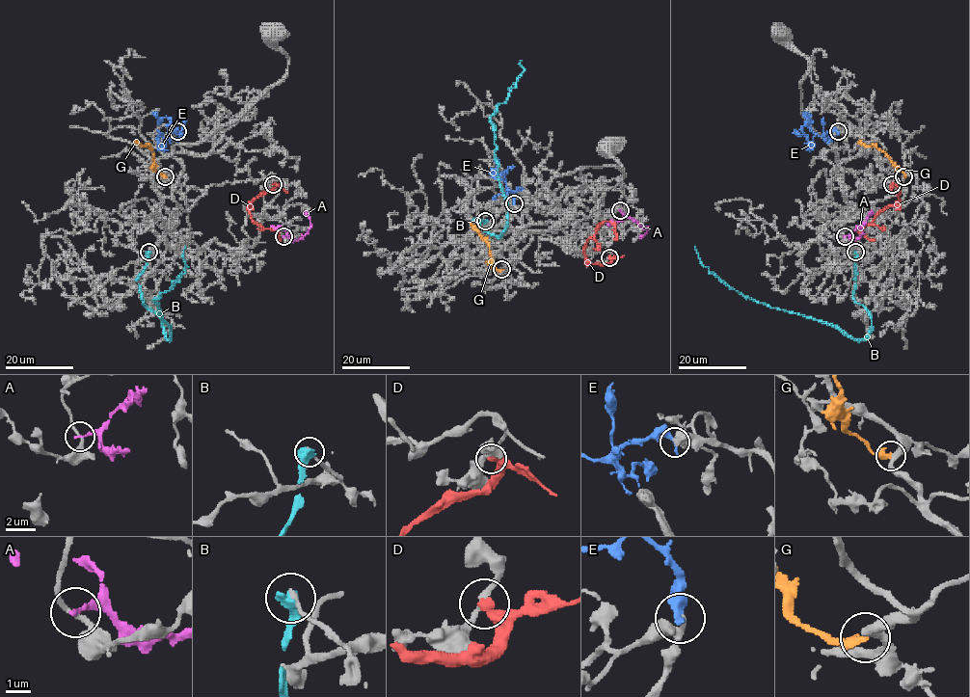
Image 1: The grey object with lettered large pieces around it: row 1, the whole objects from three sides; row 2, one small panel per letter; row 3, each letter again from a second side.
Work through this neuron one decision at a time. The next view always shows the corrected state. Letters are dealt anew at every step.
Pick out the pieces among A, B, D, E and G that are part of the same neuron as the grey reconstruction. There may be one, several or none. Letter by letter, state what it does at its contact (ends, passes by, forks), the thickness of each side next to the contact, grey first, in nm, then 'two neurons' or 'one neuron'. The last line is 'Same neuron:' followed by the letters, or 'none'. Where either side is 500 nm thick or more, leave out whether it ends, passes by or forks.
A: it ends there; 200 nm thick on the grey side, 160 nm on the other; two neurons
B: 200 nm thick on the grey side, 600 nm on the other; two neurons
D: it ends there; 220 nm thick on the grey side, 400 nm on the other; two neurons
E: it ends there; 240 nm thick on the grey side, 400 nm on the other; one neuron
G: it ends there; 320 nm thick on the grey side, 300 nm on the other; two neurons
Same neuron: E

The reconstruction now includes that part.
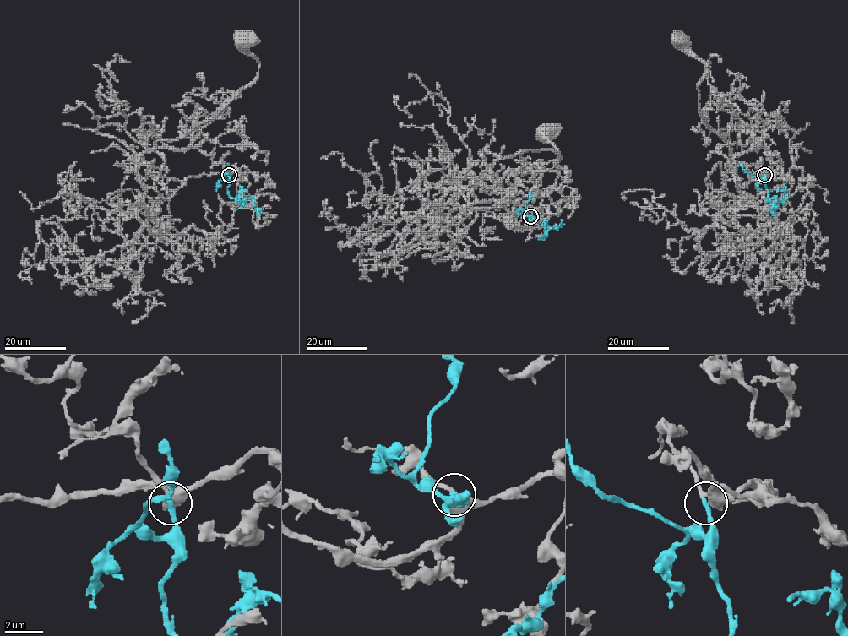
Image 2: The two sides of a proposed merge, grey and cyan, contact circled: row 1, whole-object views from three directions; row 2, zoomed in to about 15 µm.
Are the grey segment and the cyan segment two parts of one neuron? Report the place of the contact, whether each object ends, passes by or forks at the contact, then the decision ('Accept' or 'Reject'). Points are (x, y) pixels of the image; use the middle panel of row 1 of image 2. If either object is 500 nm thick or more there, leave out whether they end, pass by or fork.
Place: (530, 216). At the ring grey forks. At the ring cyan ends. Accept

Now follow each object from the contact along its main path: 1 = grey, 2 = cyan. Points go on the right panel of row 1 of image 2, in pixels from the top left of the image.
1: (765, 175), (774, 173), (760, 176), (752, 199), (738, 191), (729, 144), (699, 110), (703, 64), (676, 42)
2: (764, 175), (767, 201), (774, 198), (785, 201), (786, 192), (783, 189), (777, 192)

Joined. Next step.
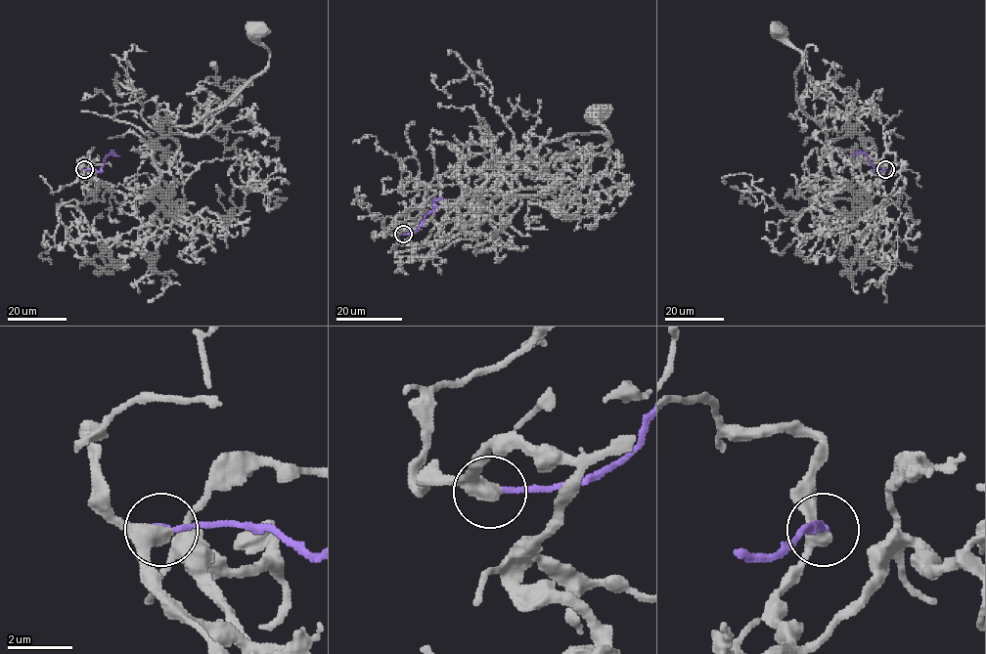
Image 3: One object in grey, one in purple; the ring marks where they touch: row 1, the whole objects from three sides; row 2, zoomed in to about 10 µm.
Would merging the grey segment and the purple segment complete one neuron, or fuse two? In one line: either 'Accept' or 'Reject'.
Accept

